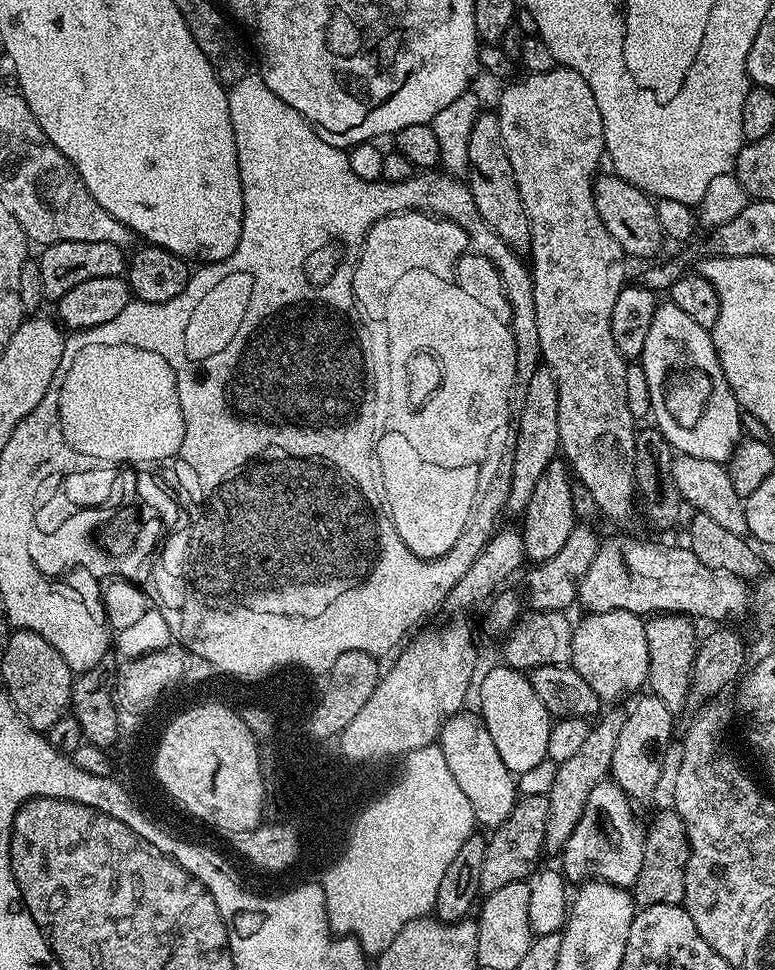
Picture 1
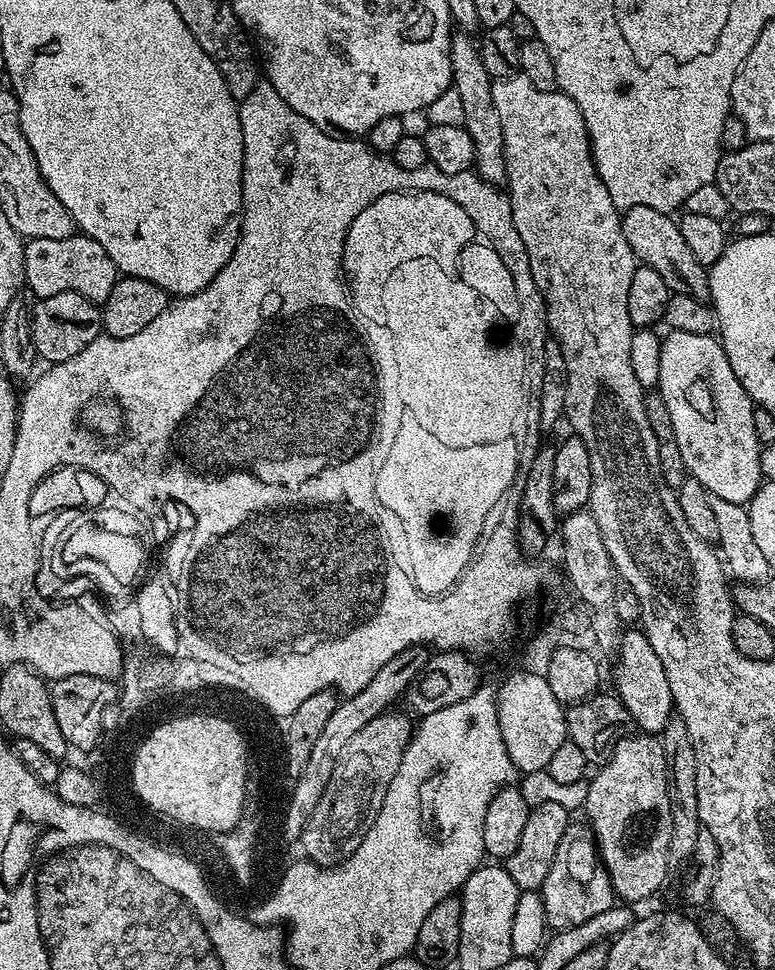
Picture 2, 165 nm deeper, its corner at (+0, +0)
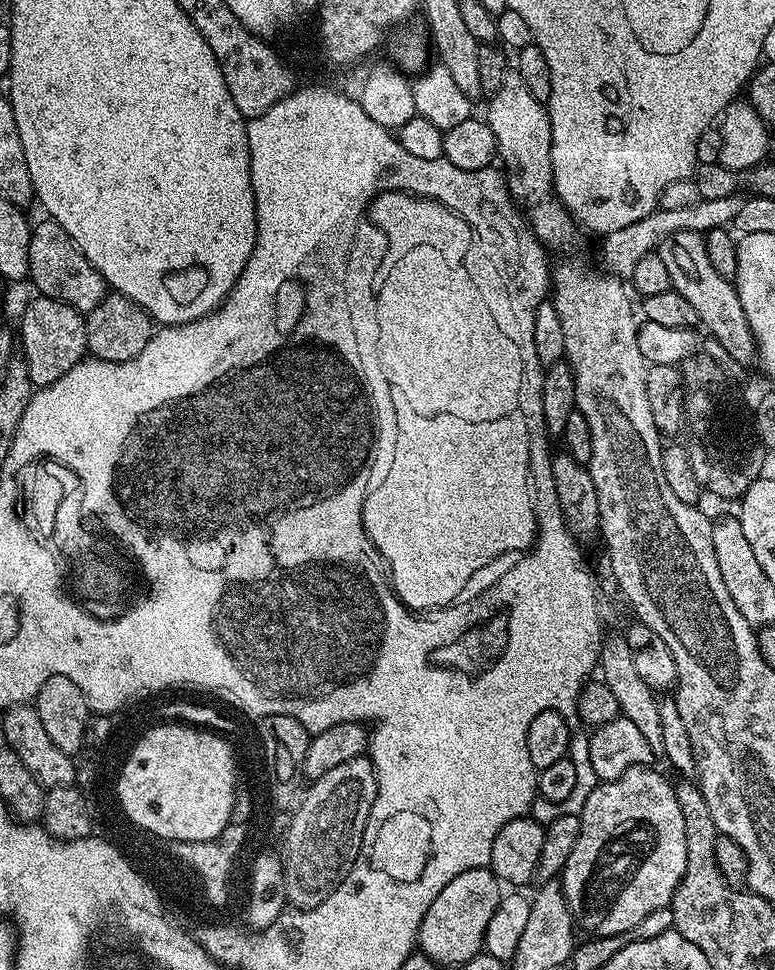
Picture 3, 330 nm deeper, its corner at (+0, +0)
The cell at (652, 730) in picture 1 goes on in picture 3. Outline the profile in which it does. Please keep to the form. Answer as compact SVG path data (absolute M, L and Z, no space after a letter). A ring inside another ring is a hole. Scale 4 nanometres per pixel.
M637 766L626 770L616 780L605 780L592 789L586 804L582 806L579 814L580 833L578 842L574 842L574 850L570 850L570 858L566 858L566 866L562 873L562 887L564 897L568 903L568 909L572 915L575 927L581 933L589 937L594 936L617 936L623 932L636 928L646 914L650 914L659 908L667 908L671 905L677 886L682 882L682 874L686 874L686 830L682 823L682 810L678 807L678 798L673 781L668 781L660 772L655 772L652 766Z

